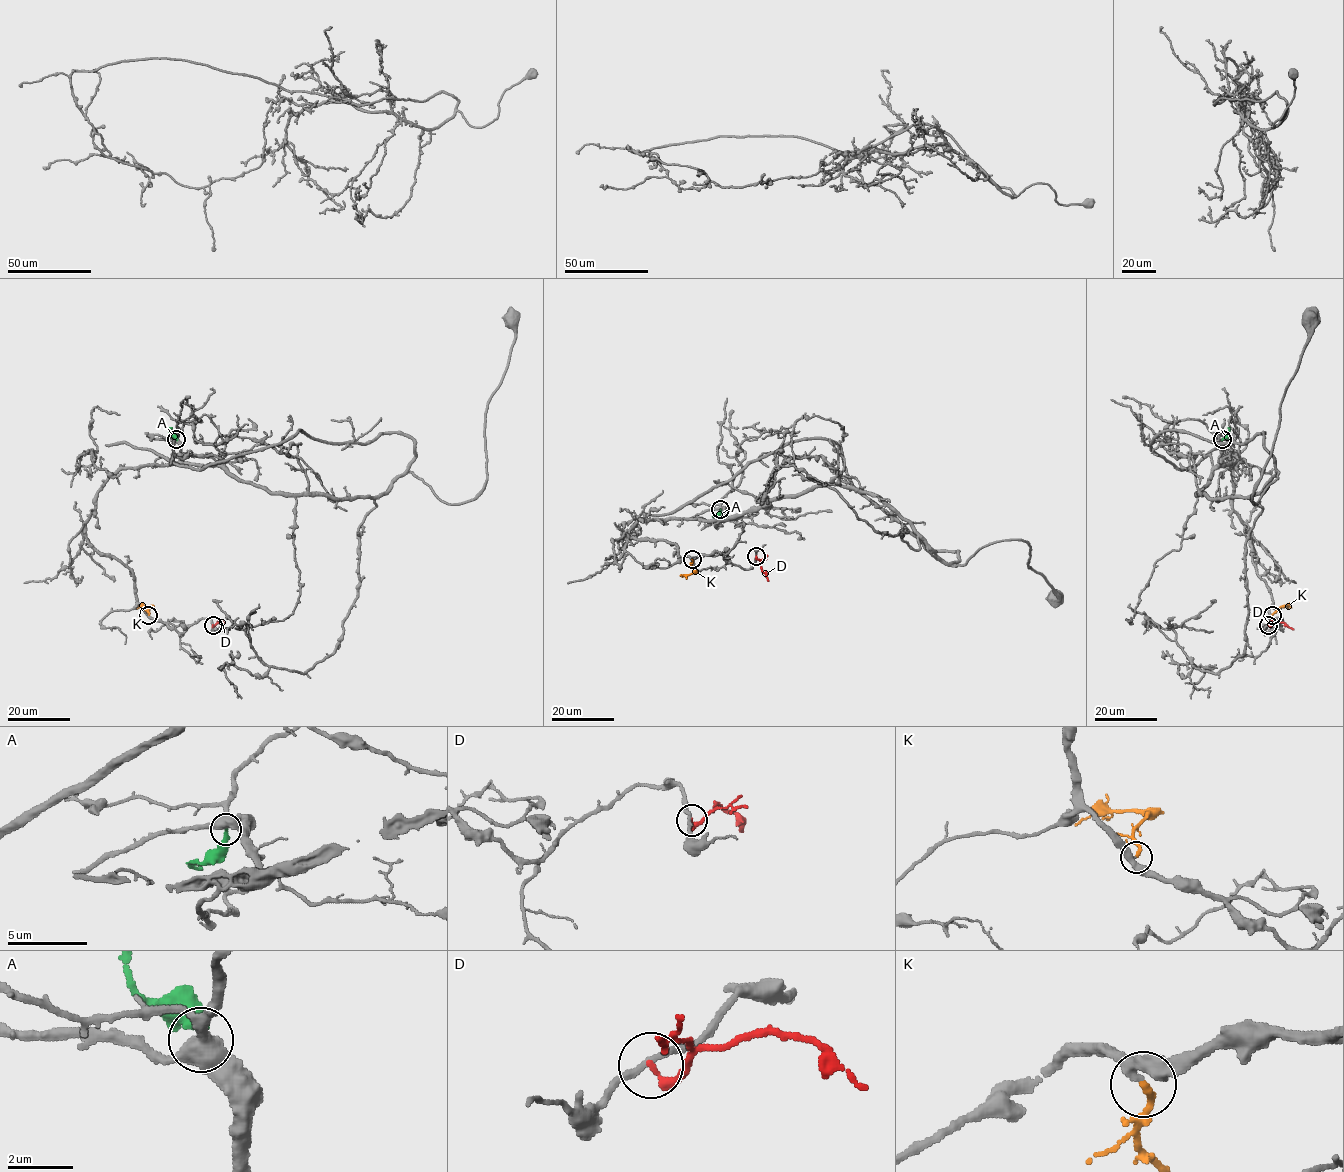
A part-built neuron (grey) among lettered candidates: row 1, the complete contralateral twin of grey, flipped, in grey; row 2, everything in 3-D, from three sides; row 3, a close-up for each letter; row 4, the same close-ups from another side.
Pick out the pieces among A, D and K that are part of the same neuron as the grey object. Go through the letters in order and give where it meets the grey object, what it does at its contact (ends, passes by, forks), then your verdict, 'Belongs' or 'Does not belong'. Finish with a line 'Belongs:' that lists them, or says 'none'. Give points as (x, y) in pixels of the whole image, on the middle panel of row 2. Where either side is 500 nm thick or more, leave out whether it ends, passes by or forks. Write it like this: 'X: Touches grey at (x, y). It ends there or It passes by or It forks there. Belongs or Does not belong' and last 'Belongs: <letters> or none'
A: Touches grey at (720, 509). It ends there. Belongs
D: Touches grey at (756, 556). It ends there. Does not belong
K: Touches grey at (692, 559). It ends there. Belongs
Belongs: A, K

